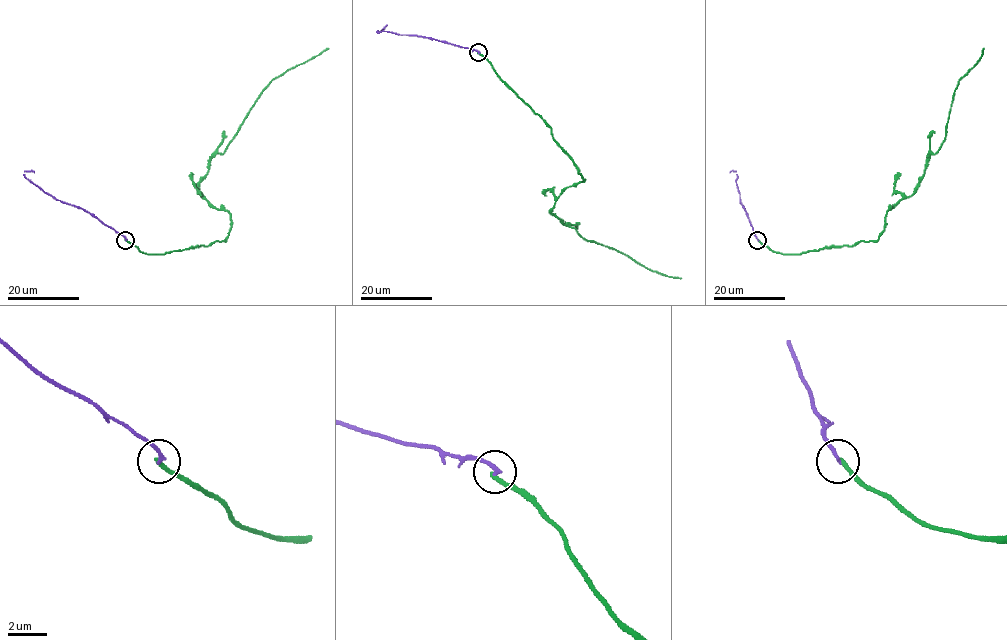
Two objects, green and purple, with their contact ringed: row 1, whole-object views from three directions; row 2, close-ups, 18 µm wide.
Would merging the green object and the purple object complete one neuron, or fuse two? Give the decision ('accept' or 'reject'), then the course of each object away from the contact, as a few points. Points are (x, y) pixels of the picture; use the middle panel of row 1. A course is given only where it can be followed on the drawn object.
reject | green via (478, 52), (551, 128), (584, 179), (568, 187), (552, 213), (585, 239), (681, 278) | purple via (478, 52), (429, 37), (377, 32), (387, 25)

